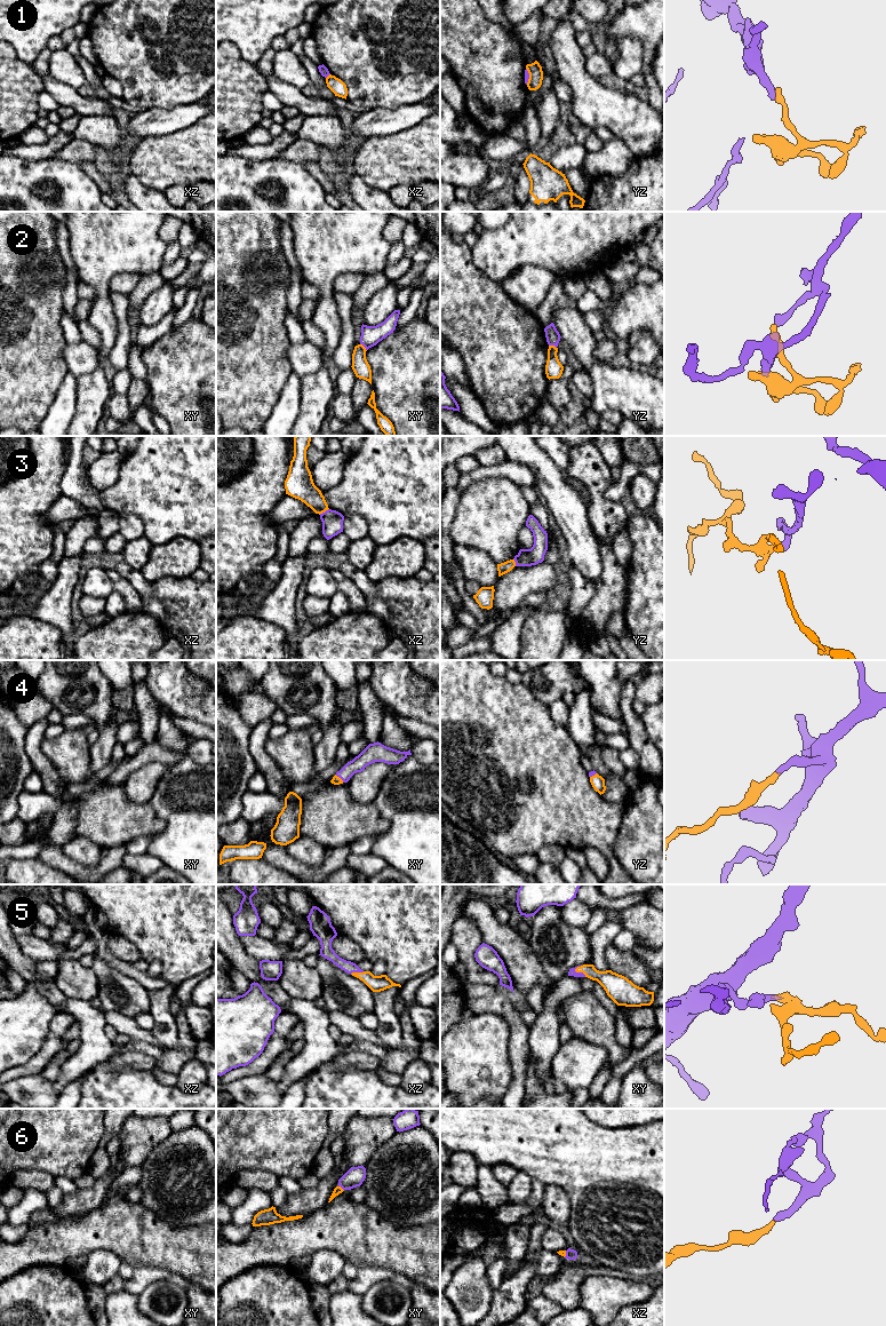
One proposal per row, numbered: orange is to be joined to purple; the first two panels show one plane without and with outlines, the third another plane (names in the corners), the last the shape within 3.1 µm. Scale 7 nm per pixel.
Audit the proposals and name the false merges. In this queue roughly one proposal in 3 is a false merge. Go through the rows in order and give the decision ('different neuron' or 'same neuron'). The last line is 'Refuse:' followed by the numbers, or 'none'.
1: different neuron
2: different neuron
3: different neuron
4: same neuron
5: same neuron
6: same neuron
Refuse: 1, 2, 3

